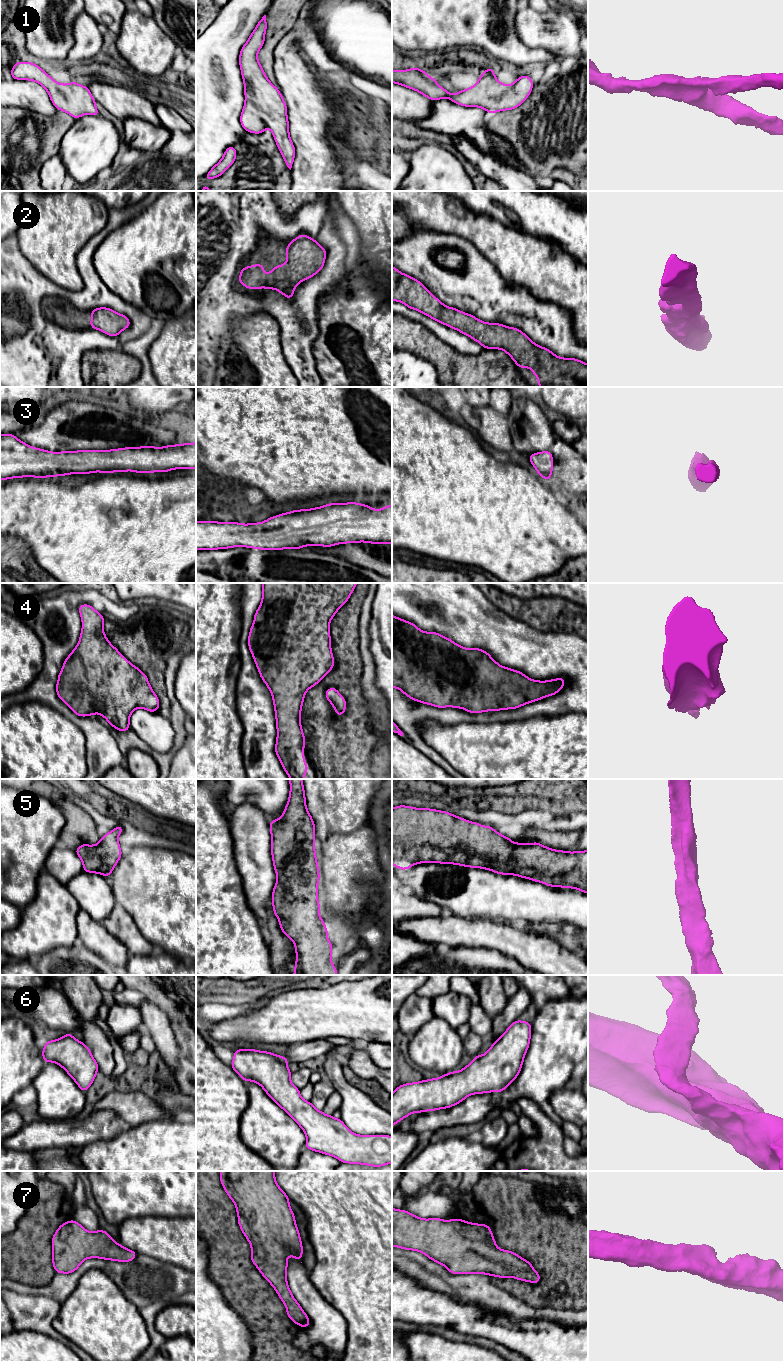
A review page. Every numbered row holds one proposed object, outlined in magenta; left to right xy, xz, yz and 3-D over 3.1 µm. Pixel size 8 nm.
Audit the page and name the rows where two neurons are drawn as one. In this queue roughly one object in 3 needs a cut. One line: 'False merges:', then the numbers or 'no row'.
False merges: no row

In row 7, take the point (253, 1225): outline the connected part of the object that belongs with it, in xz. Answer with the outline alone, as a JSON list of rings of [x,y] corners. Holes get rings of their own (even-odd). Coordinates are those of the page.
[[[220,1171],[220,1181],[236,1206],[238,1224],[251,1245],[251,1261],[263,1277],[273,1286],[286,1306],[288,1317],[297,1325],[305,1328],[310,1325],[309,1317],[293,1297],[286,1278],[288,1266],[287,1256],[290,1255],[301,1262],[303,1254],[302,1241],[295,1222],[295,1216],[289,1205],[286,1193],[277,1185],[274,1171]],[[301,1262],[302,1263],[302,1262]]]

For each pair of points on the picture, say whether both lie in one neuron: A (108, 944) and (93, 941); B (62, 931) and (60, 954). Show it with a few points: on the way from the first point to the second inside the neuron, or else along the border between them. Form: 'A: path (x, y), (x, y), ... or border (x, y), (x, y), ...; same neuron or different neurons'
A: path (104, 944), (97, 941); same neuron
B: border (77, 938), (70, 946), (56, 946), (40, 956); different neurons

